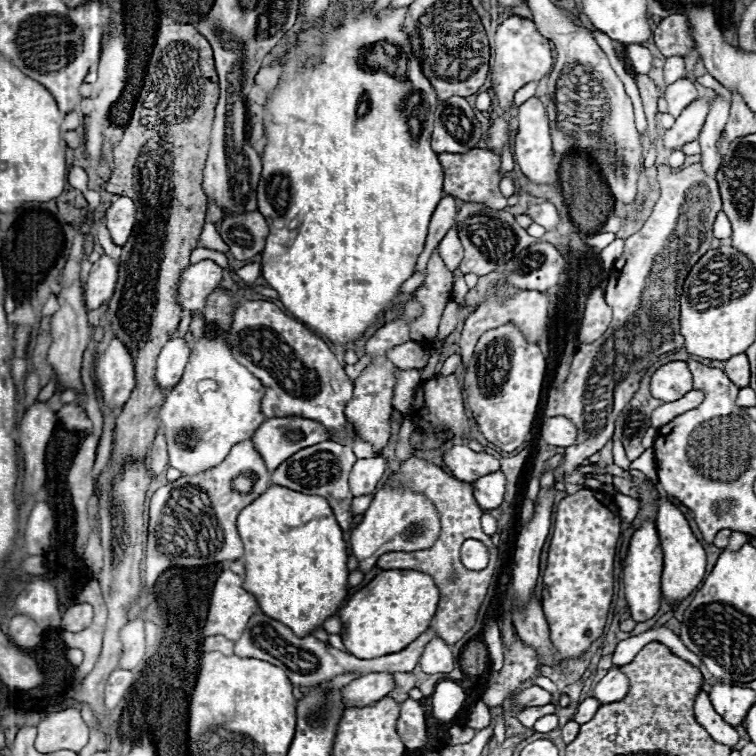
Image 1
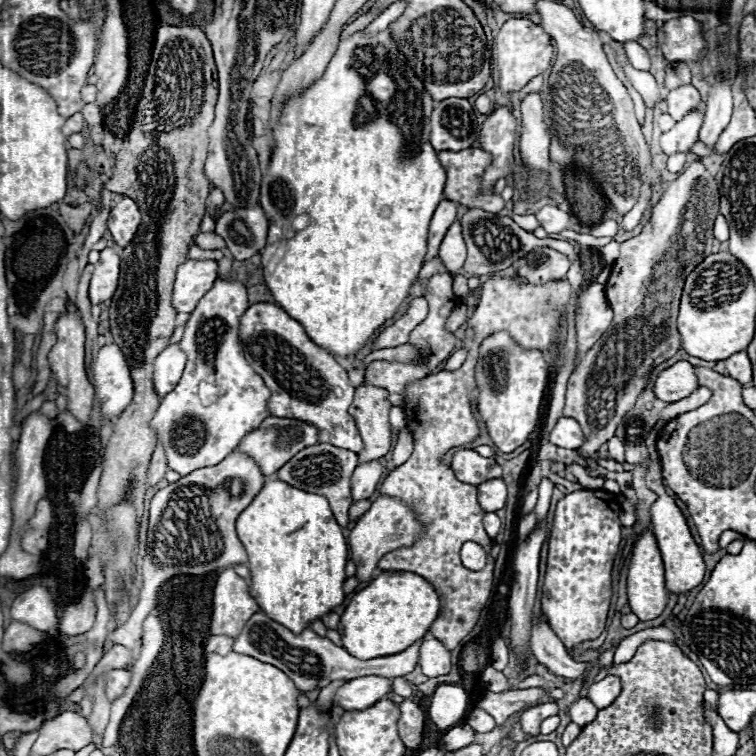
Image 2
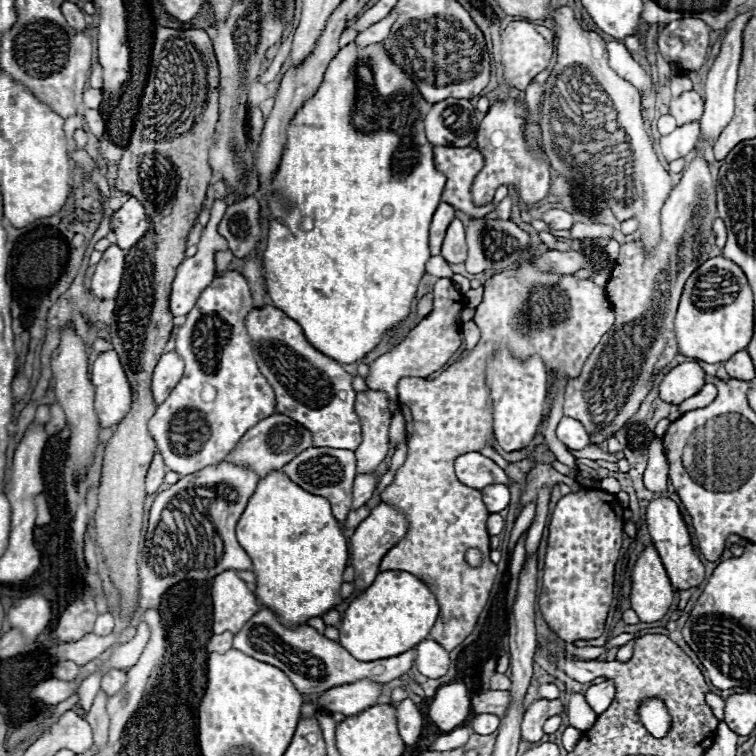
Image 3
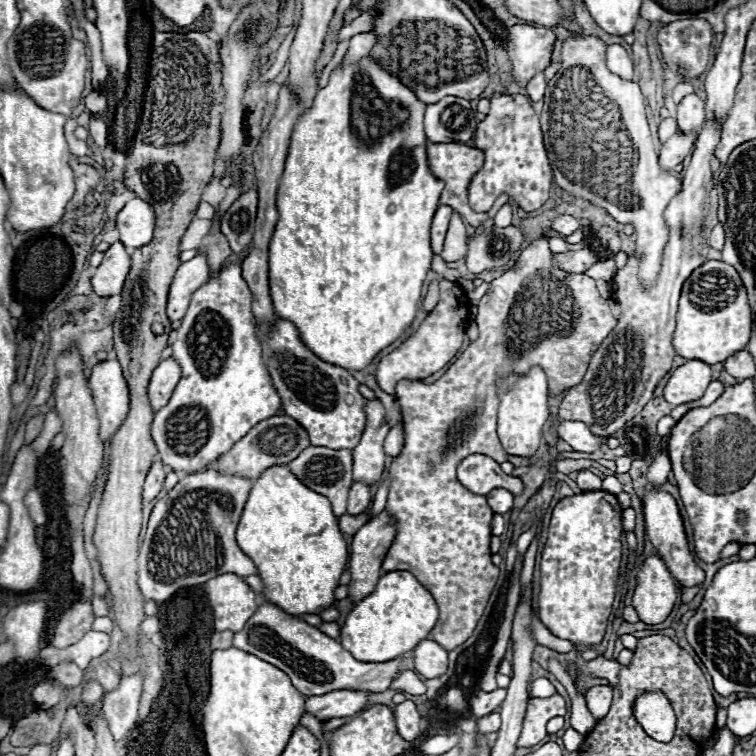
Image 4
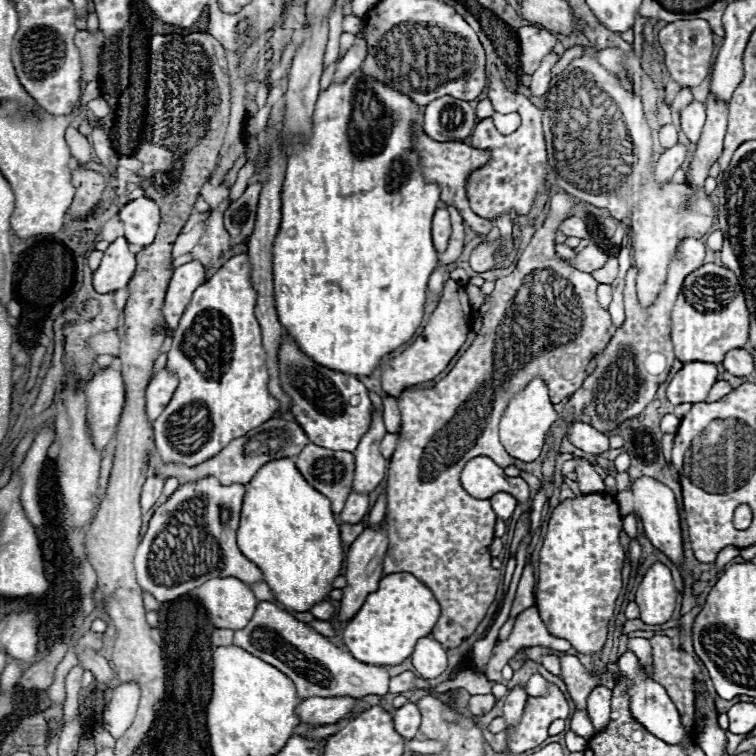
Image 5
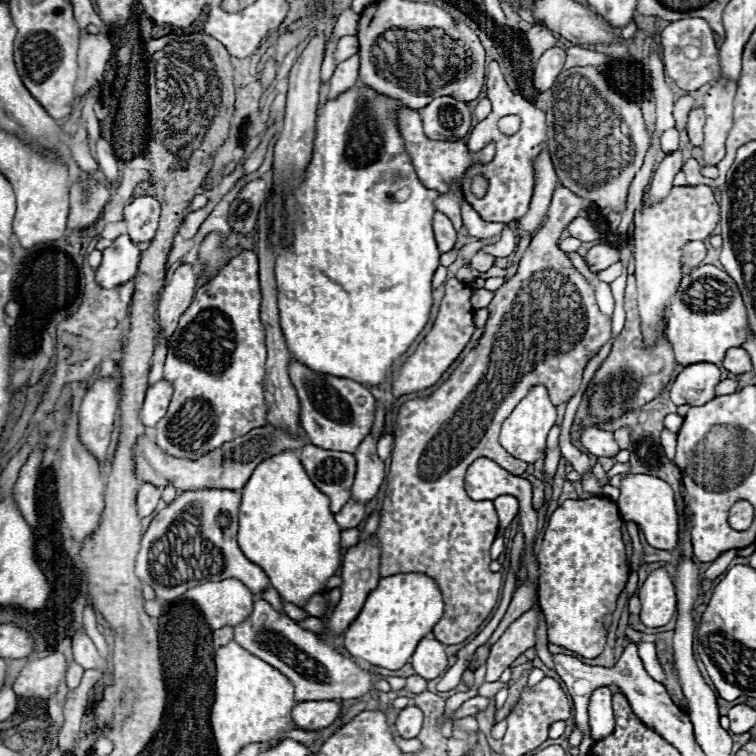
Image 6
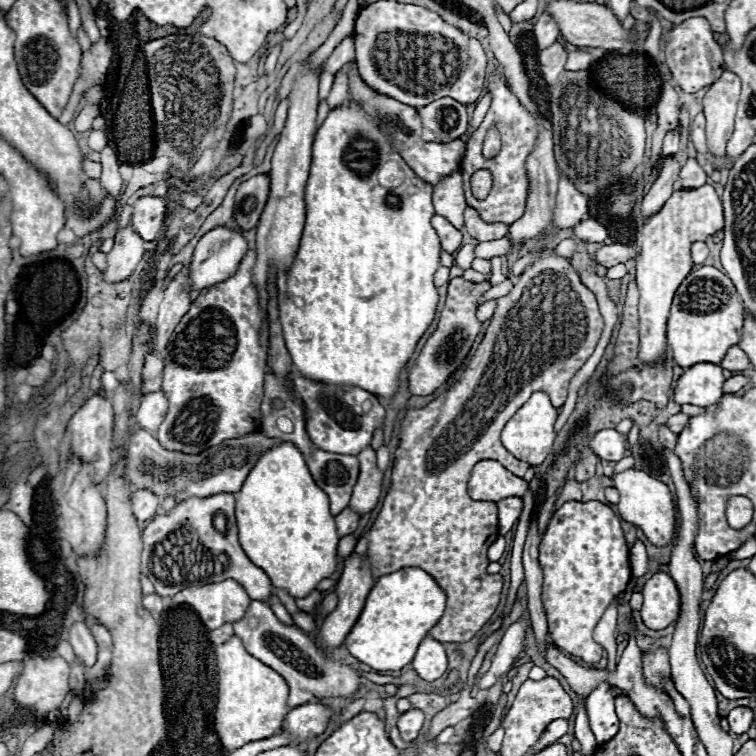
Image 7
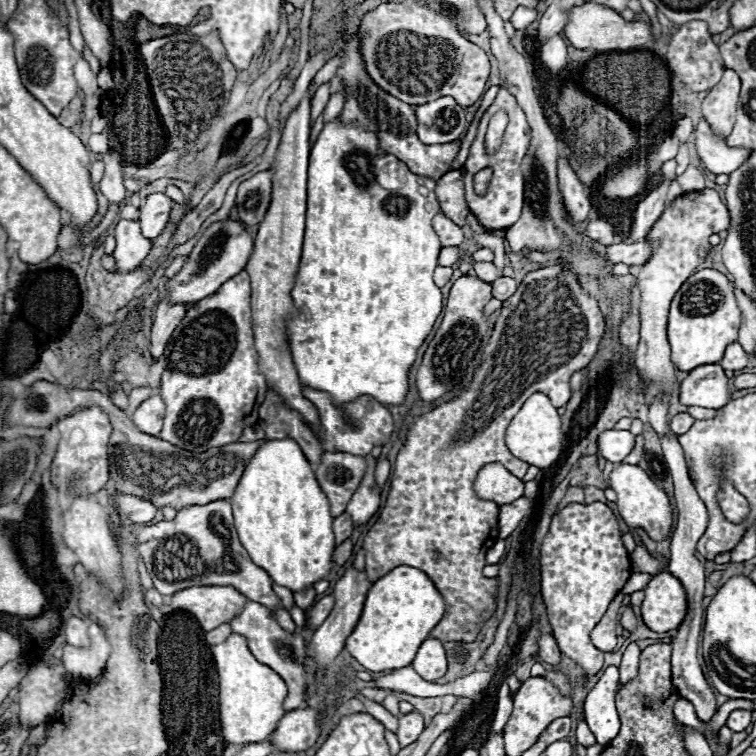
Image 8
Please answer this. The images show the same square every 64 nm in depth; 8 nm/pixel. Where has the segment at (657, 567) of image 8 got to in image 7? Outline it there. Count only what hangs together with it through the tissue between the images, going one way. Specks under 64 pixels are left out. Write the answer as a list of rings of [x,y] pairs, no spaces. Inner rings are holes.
[[[640,540],[630,548],[630,566],[632,566],[632,576],[636,576],[636,578],[644,576],[648,572],[648,568],[650,568],[646,548],[644,548],[644,544]]]

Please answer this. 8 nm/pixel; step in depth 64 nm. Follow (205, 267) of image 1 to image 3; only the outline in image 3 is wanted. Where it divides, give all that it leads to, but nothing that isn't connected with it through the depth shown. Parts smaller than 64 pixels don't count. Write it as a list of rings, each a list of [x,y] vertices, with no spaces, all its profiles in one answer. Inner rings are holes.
[[[226,199],[216,200],[214,202],[210,213],[210,221],[206,228],[204,228],[204,232],[202,232],[202,236],[200,236],[198,242],[198,252],[192,258],[186,258],[178,266],[176,278],[172,282],[172,294],[170,294],[170,312],[172,312],[172,316],[186,316],[194,308],[200,292],[214,280],[214,252],[228,248],[227,241],[217,231],[218,224],[227,207]]]

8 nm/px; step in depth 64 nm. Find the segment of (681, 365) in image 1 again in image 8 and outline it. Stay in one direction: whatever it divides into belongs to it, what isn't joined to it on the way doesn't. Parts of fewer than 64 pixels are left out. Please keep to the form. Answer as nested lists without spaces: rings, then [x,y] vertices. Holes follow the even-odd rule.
[[[718,364],[694,368],[680,384],[680,402],[686,406],[724,408],[730,400],[728,378]]]

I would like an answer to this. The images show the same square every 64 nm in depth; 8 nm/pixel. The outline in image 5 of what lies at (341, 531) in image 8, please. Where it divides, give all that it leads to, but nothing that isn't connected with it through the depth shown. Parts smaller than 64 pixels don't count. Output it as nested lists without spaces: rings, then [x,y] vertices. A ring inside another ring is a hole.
[[[352,492],[346,500],[344,510],[338,514],[338,522],[348,522],[348,524],[358,524],[368,514],[368,496]]]

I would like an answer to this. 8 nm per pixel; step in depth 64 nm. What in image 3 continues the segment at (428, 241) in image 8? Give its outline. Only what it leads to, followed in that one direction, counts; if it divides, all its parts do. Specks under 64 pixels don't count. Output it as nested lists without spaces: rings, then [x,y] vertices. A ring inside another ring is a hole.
[[[352,42],[342,48],[336,58],[330,62],[324,82],[320,84],[318,92],[296,112],[288,126],[288,142],[278,166],[278,172],[268,186],[268,204],[270,204],[270,216],[274,224],[270,224],[268,234],[268,246],[264,252],[264,278],[266,278],[266,290],[276,308],[280,308],[288,318],[296,320],[306,340],[324,356],[330,356],[332,360],[340,364],[354,364],[366,358],[384,338],[388,338],[388,332],[396,330],[412,312],[412,304],[416,298],[418,282],[422,280],[426,272],[426,262],[430,260],[428,250],[428,228],[430,228],[430,216],[434,216],[434,208],[440,204],[440,196],[446,184],[444,174],[440,174],[434,166],[432,158],[432,144],[426,140],[424,134],[424,118],[428,114],[432,104],[428,104],[418,88],[412,84],[412,80],[390,60],[390,56],[384,52],[382,44],[356,48]]]

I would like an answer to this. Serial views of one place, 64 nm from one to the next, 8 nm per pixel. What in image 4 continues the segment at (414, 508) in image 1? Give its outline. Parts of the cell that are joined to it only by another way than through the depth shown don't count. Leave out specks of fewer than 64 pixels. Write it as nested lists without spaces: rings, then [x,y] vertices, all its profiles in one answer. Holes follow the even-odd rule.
[[[382,512],[380,516],[368,520],[360,530],[358,534],[352,538],[352,544],[350,544],[350,562],[348,562],[348,570],[350,570],[350,584],[348,584],[348,598],[352,600],[352,604],[356,606],[362,598],[366,598],[374,588],[376,588],[376,582],[380,578],[380,568],[382,568],[382,560],[392,544],[396,536],[396,528],[394,528],[394,518],[388,514],[388,512]]]

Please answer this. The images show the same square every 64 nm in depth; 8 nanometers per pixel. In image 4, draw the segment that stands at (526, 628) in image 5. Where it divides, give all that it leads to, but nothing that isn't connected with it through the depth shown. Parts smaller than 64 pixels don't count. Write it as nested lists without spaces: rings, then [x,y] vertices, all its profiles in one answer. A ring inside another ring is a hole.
[[[532,612],[532,616],[530,616],[530,626],[532,626],[532,638],[534,638],[536,644],[546,646],[546,648],[556,650],[556,652],[559,653],[568,653],[572,648],[574,648],[572,642],[554,636],[554,634],[552,634],[552,632],[550,632],[550,630],[548,630],[540,620],[538,620],[536,612]]]

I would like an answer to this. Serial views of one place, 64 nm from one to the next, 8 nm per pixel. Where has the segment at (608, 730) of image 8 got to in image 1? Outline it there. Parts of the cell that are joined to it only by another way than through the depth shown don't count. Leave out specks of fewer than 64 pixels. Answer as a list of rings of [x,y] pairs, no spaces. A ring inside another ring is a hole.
[[[620,668],[608,670],[608,674],[594,686],[594,698],[600,704],[618,702],[628,692],[628,678],[620,672]]]

